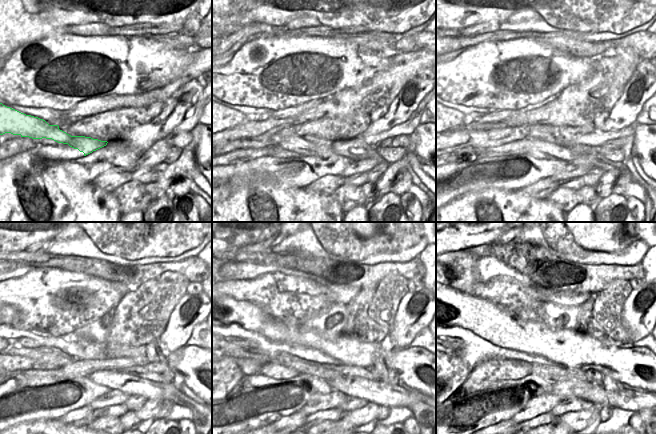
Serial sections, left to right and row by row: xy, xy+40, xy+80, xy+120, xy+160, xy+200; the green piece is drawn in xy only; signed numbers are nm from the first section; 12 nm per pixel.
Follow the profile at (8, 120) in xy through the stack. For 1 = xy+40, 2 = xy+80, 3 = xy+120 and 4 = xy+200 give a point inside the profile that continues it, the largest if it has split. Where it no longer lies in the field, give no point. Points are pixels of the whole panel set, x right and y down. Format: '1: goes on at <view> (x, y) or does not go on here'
1: goes on at xy+40 (356, 149)
2: goes on at xy+80 (537, 148)
3: goes on at xy+120 (130, 385)
4: goes on at xy+200 (634, 401)

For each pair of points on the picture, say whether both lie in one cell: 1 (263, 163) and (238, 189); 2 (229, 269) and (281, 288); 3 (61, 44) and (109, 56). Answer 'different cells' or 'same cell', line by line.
1: different cells
2: different cells
3: same cell

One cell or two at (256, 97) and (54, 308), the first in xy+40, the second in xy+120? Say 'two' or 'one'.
one

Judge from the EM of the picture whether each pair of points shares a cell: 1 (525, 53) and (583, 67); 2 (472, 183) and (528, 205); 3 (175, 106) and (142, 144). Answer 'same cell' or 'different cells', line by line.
1: same cell
2: different cells
3: same cell

